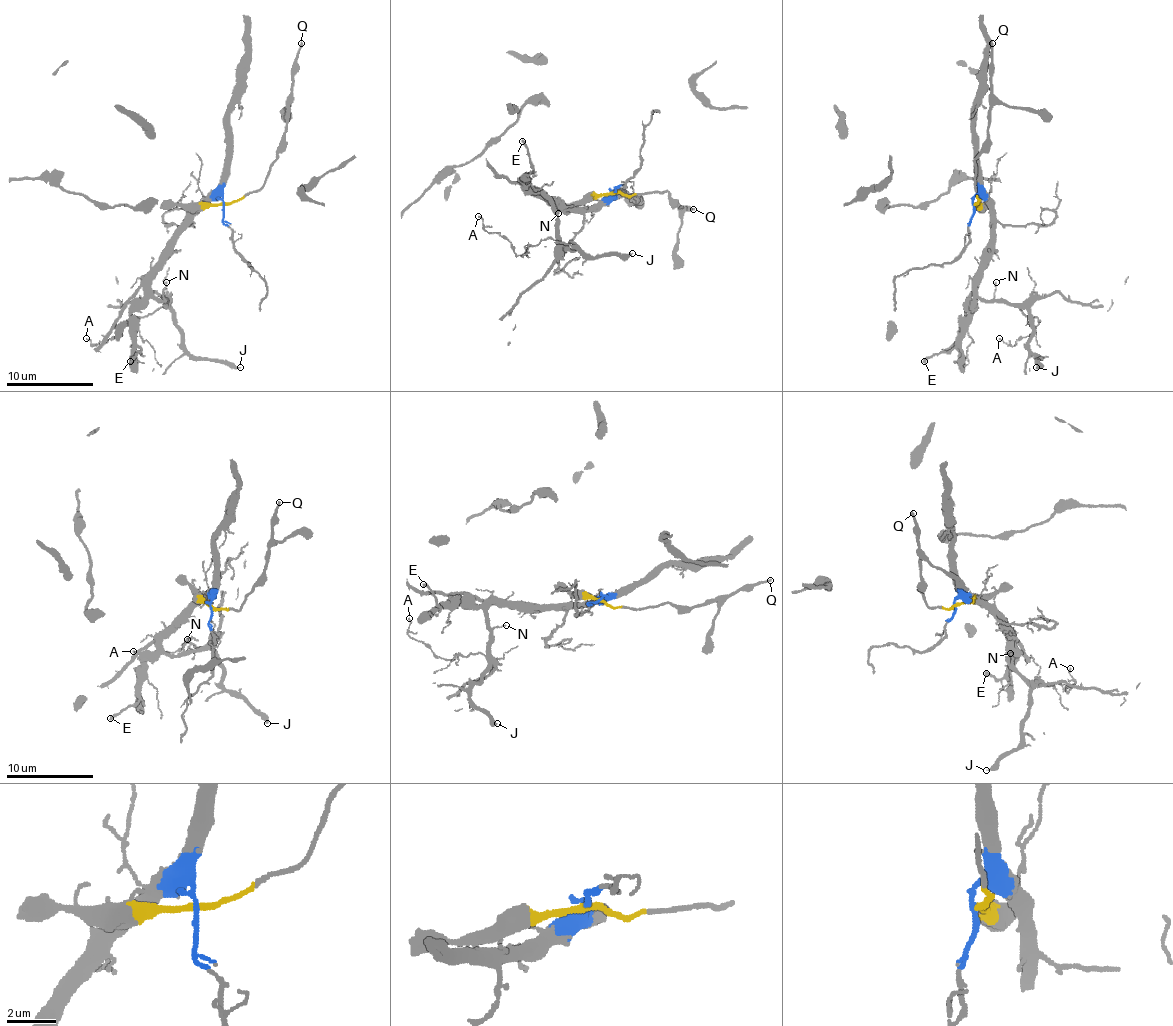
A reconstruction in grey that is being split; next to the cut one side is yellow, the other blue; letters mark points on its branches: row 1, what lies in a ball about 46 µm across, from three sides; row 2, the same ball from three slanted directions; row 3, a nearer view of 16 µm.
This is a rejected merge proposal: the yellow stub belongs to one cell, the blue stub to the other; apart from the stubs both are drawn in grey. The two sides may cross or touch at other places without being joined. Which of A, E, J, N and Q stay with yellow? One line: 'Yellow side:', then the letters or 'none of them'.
Yellow side: Q

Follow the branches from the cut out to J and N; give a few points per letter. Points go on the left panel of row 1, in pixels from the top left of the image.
J: (223, 205), (223, 199), (215, 197), (184, 227), (150, 292), (173, 316), (180, 344), (193, 357), (241, 368)
N: (223, 205), (223, 199), (215, 197), (184, 227), (169, 257), (152, 279), (150, 292), (158, 301), (167, 281)

